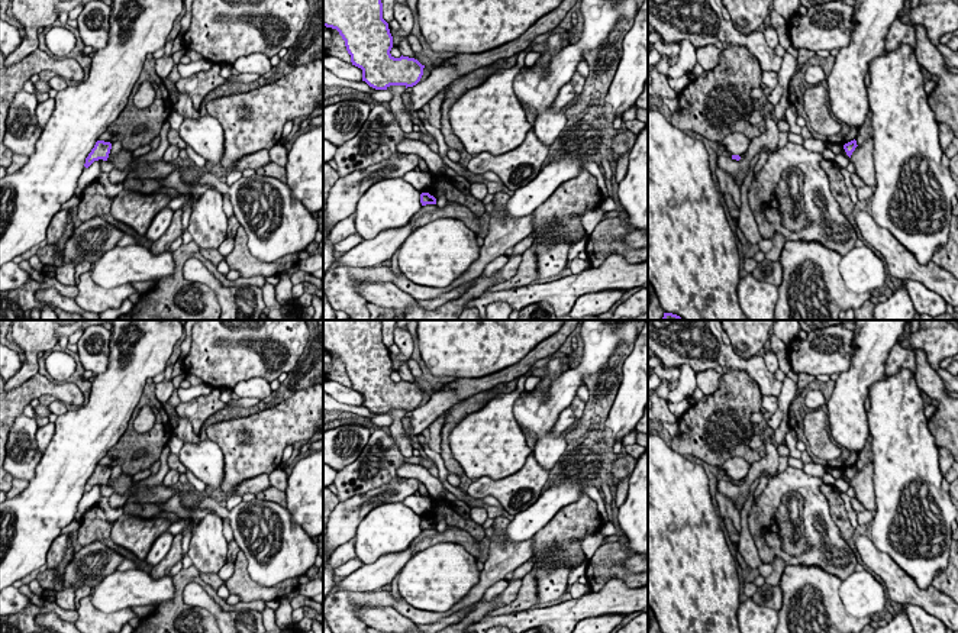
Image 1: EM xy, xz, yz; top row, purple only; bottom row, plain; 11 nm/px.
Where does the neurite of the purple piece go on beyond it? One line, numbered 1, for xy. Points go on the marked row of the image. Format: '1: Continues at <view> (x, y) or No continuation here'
1: No continuation here

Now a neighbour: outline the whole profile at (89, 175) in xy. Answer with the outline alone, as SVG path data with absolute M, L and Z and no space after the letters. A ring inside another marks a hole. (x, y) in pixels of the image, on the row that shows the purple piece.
M94 161L88 168L84 168L83 174L77 181L77 187L80 190L84 190L91 183L94 183L100 174L101 174L100 161Z

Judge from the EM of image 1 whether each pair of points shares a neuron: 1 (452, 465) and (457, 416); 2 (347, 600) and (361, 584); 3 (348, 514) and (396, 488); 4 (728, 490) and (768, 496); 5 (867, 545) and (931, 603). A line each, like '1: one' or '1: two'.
1: one
2: two
3: one
4: two
5: one

